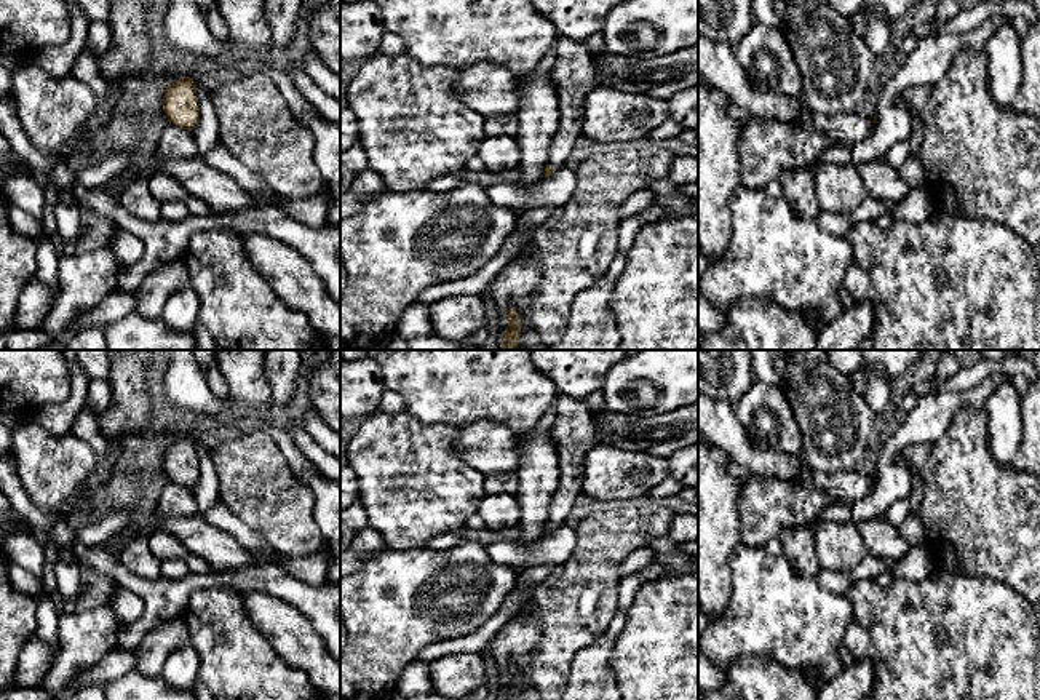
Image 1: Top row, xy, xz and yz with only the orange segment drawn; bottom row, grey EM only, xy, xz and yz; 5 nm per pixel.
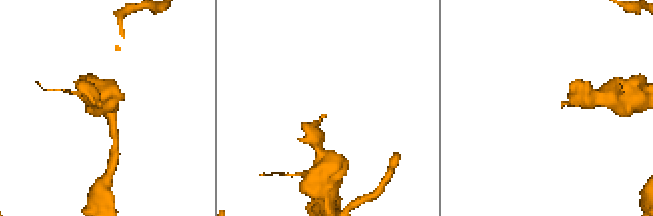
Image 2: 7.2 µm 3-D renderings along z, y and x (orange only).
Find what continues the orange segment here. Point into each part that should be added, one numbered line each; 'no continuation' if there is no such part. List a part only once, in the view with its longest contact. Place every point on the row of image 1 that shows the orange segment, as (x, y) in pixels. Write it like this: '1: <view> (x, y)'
1: xz (574, 74)

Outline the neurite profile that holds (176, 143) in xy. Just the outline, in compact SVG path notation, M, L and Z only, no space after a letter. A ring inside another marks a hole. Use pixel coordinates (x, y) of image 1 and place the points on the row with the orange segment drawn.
M169 123L157 142L155 152L147 166L139 174L131 176L131 179L134 181L147 174L150 176L157 171L158 160L174 160L193 155L198 155L198 152L190 131Z

